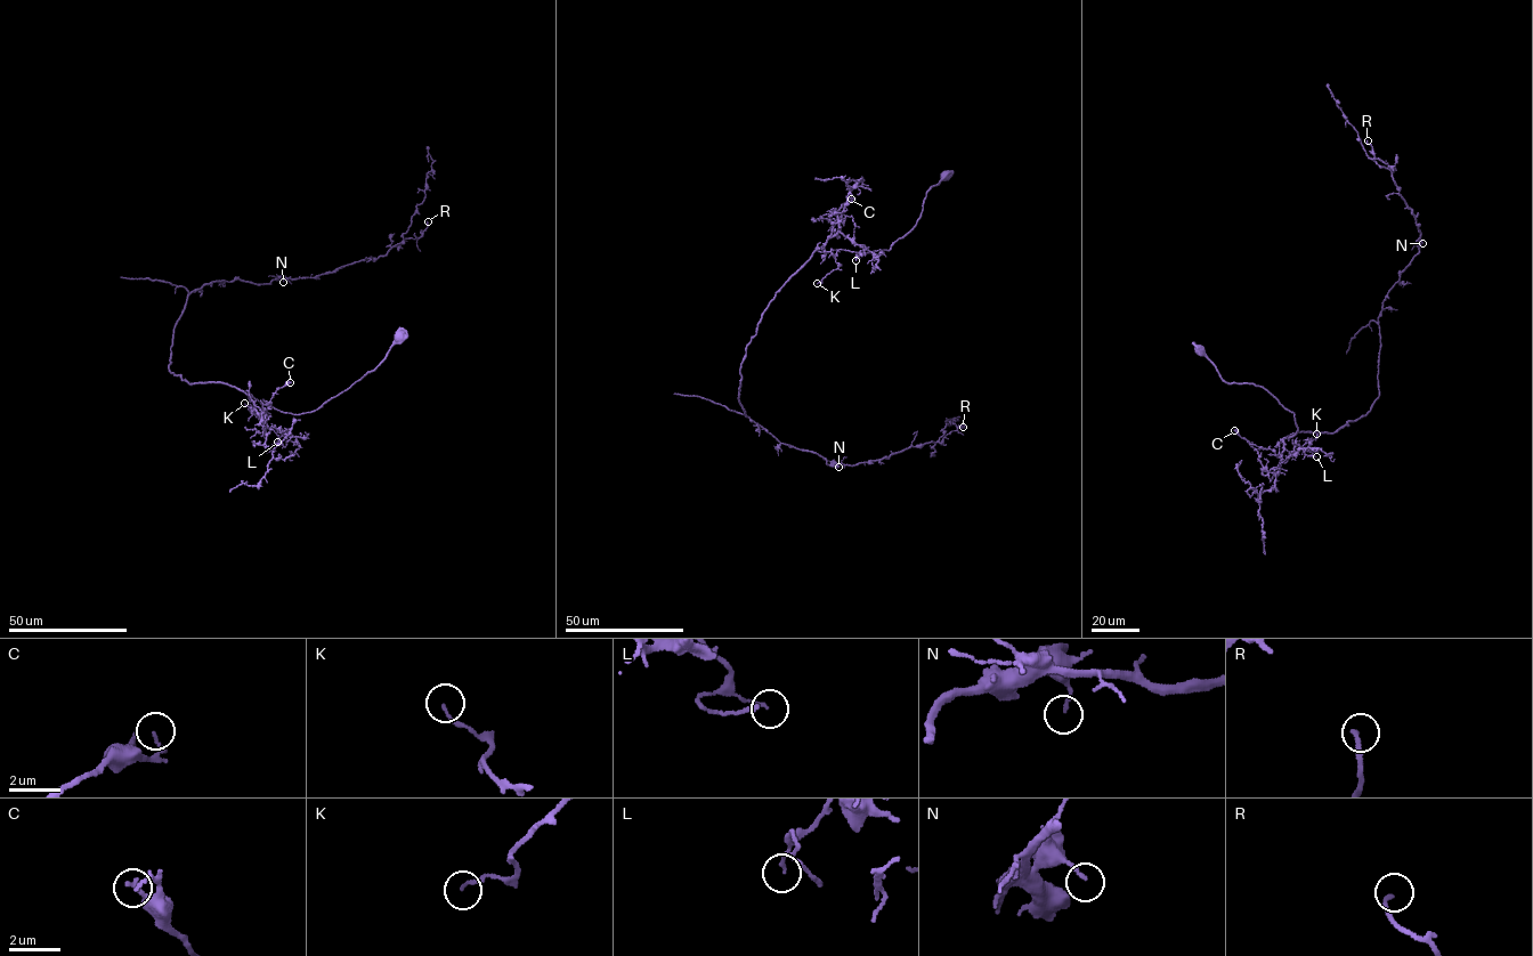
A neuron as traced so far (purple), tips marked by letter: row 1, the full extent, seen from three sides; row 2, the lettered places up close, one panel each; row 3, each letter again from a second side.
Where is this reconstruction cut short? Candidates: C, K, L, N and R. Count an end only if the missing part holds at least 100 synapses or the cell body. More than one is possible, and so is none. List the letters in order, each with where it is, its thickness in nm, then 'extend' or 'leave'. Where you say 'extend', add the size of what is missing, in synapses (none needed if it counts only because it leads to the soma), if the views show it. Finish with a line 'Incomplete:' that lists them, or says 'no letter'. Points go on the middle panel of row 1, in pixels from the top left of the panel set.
C: (851, 199) | 130 nm | leave
K: (817, 283) | 130 nm | leave
L: (856, 260) | 100 nm | leave
N: (838, 467) | 140 nm | leave
R: (963, 427) | 190 nm | leave
Incomplete: no letter

